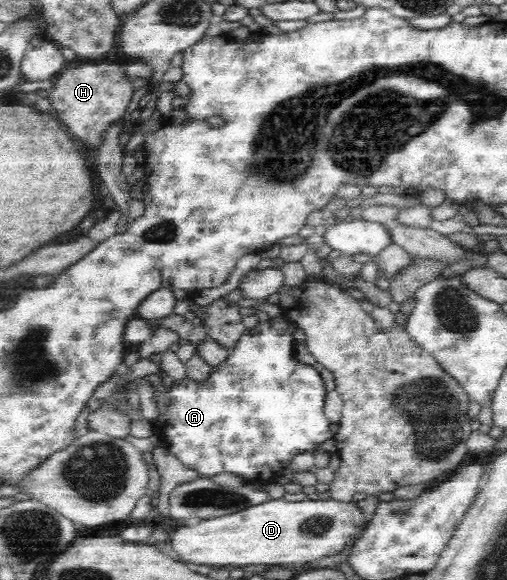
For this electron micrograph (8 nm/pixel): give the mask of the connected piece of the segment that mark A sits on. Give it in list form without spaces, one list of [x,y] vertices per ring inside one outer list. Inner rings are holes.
[[[282,315],[276,318],[269,317],[267,321],[260,321],[254,328],[245,330],[238,342],[238,346],[231,350],[230,356],[222,364],[213,367],[204,380],[198,381],[186,376],[182,380],[166,380],[153,390],[153,402],[156,403],[156,409],[158,410],[156,419],[152,422],[154,432],[161,435],[164,440],[164,446],[178,460],[181,460],[188,468],[196,470],[200,477],[210,479],[214,478],[214,476],[220,476],[220,474],[234,474],[234,476],[243,478],[245,482],[258,477],[269,480],[272,475],[278,473],[281,469],[289,468],[294,456],[306,451],[314,452],[322,442],[332,438],[333,433],[329,427],[331,422],[324,415],[326,389],[322,377],[314,367],[300,363],[294,358],[293,327],[292,323]]]

